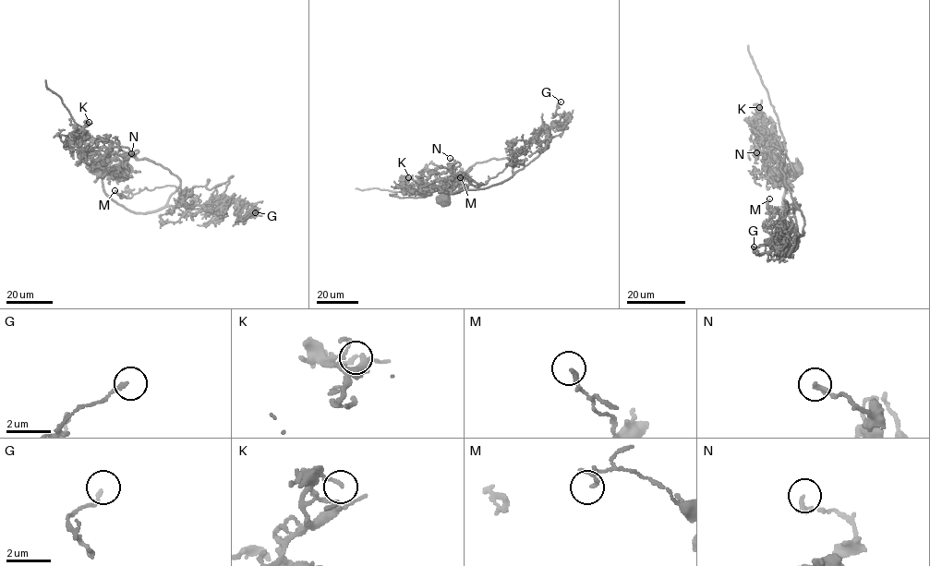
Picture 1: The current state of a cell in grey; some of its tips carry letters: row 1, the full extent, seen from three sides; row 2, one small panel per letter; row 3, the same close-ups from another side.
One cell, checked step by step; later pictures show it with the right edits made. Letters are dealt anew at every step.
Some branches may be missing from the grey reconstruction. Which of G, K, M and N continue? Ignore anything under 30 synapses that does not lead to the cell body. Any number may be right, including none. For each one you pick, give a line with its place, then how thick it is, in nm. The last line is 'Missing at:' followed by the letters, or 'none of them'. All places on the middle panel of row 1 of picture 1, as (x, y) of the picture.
Missing at: none of them

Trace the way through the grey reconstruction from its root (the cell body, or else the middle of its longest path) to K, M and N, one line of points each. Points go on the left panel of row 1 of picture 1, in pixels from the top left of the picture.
K: (94, 168), (109, 174), (125, 164), (98, 148), (79, 154), (77, 136), (89, 122)
M: (94, 168), (100, 171), (104, 192), (136, 212), (161, 209), (176, 188), (144, 188), (126, 198), (114, 190)
N: (94, 168), (109, 174), (124, 166), (114, 152), (132, 167), (129, 170), (116, 171), (131, 153)

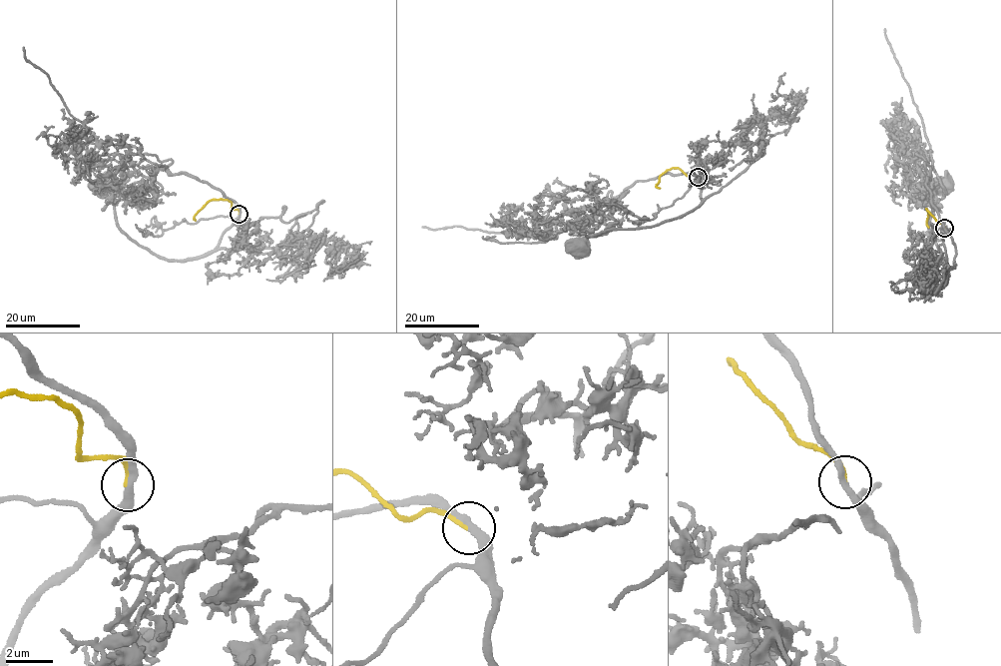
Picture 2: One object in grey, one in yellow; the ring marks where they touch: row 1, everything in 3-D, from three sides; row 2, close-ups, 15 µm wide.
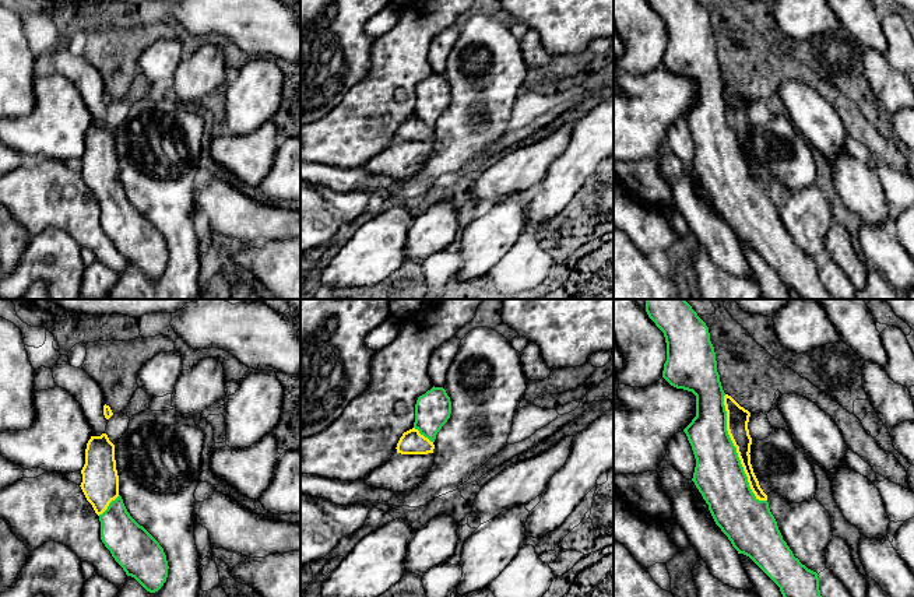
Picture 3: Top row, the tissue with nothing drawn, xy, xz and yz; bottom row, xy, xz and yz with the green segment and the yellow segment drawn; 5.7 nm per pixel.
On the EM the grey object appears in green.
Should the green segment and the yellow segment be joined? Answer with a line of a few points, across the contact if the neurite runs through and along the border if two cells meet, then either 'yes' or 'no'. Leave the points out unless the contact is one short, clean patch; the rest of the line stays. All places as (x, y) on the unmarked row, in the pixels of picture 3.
yes

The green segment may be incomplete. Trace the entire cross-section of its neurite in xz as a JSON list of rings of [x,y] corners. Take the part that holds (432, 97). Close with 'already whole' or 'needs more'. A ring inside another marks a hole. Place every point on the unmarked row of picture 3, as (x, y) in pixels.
[[[432,74],[419,82],[415,91],[414,115],[404,119],[397,130],[397,140],[433,140],[435,126],[451,101],[451,88],[443,74]]]; needs more

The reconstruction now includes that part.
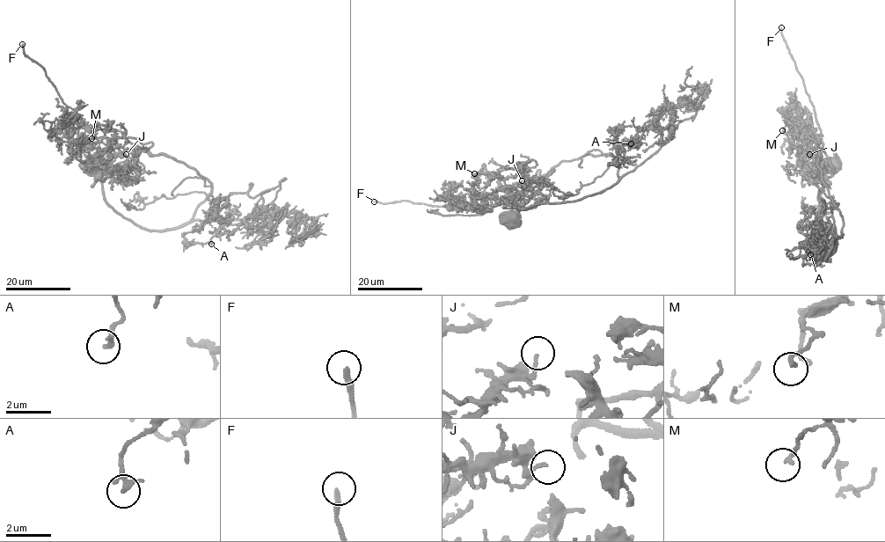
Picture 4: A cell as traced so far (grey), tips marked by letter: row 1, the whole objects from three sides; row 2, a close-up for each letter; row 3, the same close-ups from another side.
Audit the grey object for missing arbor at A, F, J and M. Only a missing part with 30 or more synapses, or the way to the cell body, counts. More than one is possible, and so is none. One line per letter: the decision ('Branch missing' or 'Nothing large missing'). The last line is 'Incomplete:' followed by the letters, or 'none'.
A: Nothing large missing
F: Branch missing
J: Nothing large missing
M: Nothing large missing
Incomplete: F

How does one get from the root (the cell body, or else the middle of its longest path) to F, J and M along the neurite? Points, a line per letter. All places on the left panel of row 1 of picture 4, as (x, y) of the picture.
F: (91, 168), (112, 177), (134, 162), (113, 144), (97, 138), (62, 101), (22, 44)
J: (91, 168), (112, 177), (134, 162), (117, 146), (129, 150), (131, 164), (94, 164), (126, 154)
M: (91, 168), (112, 177), (134, 162), (117, 146), (140, 148), (104, 125), (91, 138)

